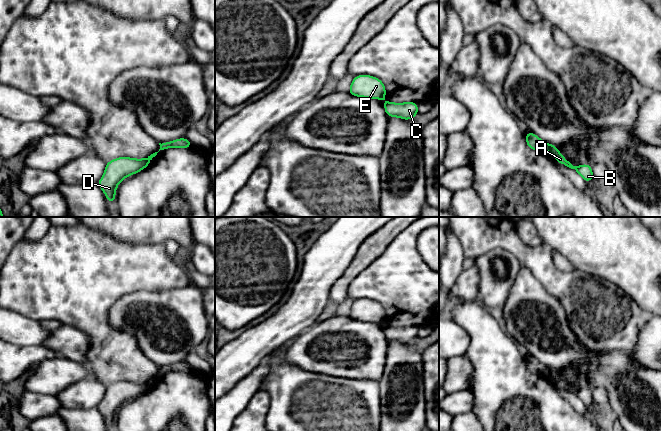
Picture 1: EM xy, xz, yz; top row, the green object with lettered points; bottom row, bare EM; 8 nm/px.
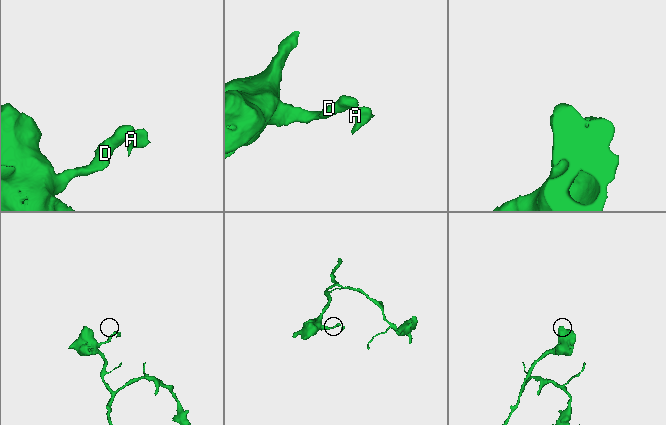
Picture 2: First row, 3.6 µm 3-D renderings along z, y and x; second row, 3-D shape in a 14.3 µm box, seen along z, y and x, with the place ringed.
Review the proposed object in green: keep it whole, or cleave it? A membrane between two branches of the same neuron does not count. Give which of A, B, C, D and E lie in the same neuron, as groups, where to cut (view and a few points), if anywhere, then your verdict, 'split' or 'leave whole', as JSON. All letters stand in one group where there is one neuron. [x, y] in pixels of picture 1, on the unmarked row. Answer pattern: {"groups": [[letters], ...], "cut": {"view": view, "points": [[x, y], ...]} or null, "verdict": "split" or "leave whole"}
{"groups": [["A", "B", "C"], ["D", "E"]], "cut": {"view": "yz", "points": [[545, 368], [546, 372]]}, "verdict": "split"}

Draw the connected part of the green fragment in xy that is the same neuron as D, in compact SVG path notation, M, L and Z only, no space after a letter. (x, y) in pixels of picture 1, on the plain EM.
M155 376L144 383L134 383L130 381L119 381L106 387L106 392L102 402L97 409L105 417L109 427L115 427L115 417L118 408L126 401L140 396L146 392L153 381L157 379Z

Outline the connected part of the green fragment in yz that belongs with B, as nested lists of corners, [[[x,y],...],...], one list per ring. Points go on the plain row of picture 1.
[[[546,368],[546,374],[548,377],[553,380],[557,386],[562,389],[565,389],[571,393],[574,393],[577,397],[581,399],[581,401],[586,405],[586,407],[590,406],[593,401],[592,390],[589,388],[583,388],[579,390],[573,390],[569,385],[565,383],[565,381],[558,375],[556,369],[554,368]]]

